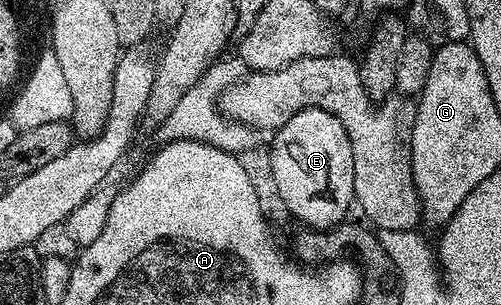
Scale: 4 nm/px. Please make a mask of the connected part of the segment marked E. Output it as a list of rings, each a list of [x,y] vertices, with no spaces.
[[[307,107],[294,113],[294,117],[290,117],[290,121],[286,121],[286,125],[282,125],[271,139],[272,183],[285,209],[300,225],[317,231],[327,231],[345,222],[349,218],[348,210],[354,207],[354,149],[350,149],[350,137],[346,137],[342,121],[322,109]]]

